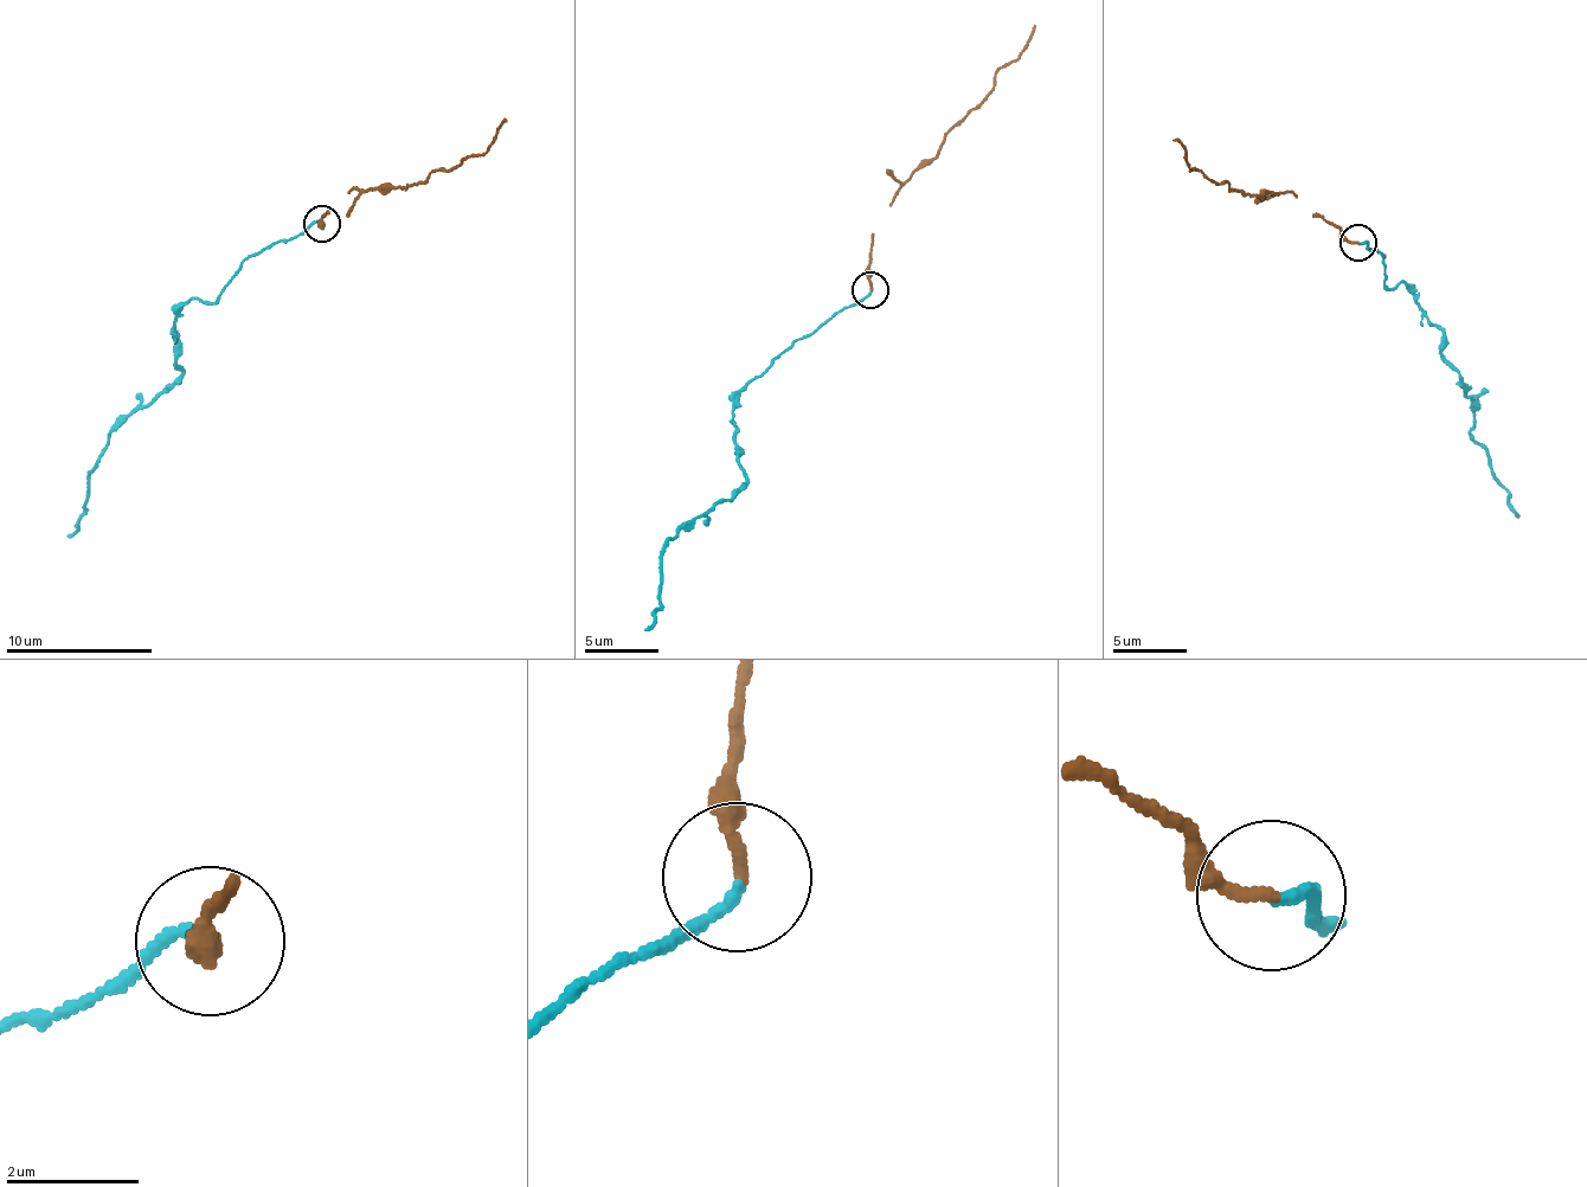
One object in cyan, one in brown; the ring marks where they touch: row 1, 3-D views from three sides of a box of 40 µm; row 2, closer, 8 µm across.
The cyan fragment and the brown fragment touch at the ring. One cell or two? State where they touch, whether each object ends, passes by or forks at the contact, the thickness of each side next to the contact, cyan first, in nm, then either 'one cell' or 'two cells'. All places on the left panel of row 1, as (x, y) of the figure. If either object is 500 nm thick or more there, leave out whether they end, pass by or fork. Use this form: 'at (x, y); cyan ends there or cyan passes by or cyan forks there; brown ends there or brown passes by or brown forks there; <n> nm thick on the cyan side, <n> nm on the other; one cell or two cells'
at (322, 223); cyan ends there; brown ends there; 160 nm thick on the cyan side, 190 nm on the other; one cell

